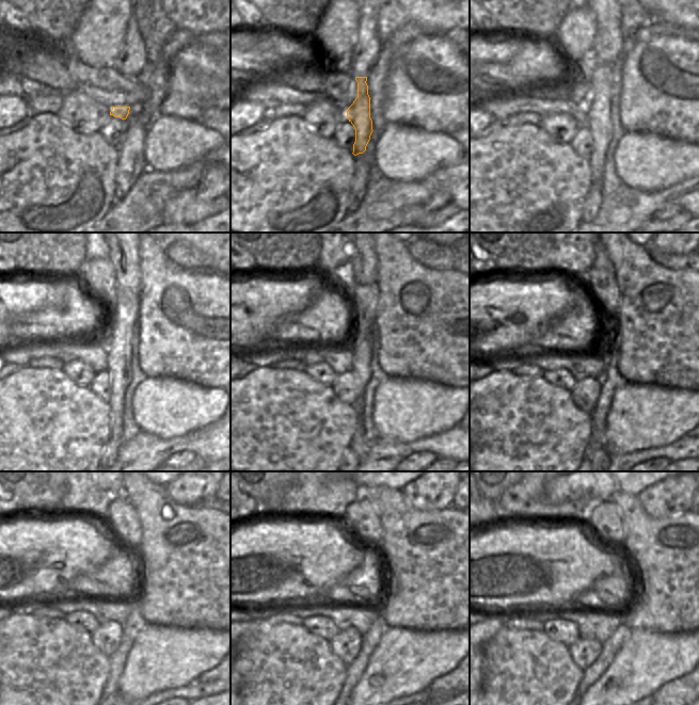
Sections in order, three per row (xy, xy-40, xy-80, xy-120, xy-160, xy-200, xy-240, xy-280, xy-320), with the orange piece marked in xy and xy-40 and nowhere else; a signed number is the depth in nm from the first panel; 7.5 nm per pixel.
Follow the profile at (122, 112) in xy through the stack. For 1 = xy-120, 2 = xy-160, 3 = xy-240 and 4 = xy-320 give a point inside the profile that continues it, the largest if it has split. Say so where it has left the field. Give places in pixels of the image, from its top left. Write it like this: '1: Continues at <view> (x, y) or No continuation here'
1: Continues at xy-120 (124, 317)
2: Continues at xy-160 (359, 340)
3: Continues at xy-240 (122, 515)
4: Continues at xy-320 (605, 519)

